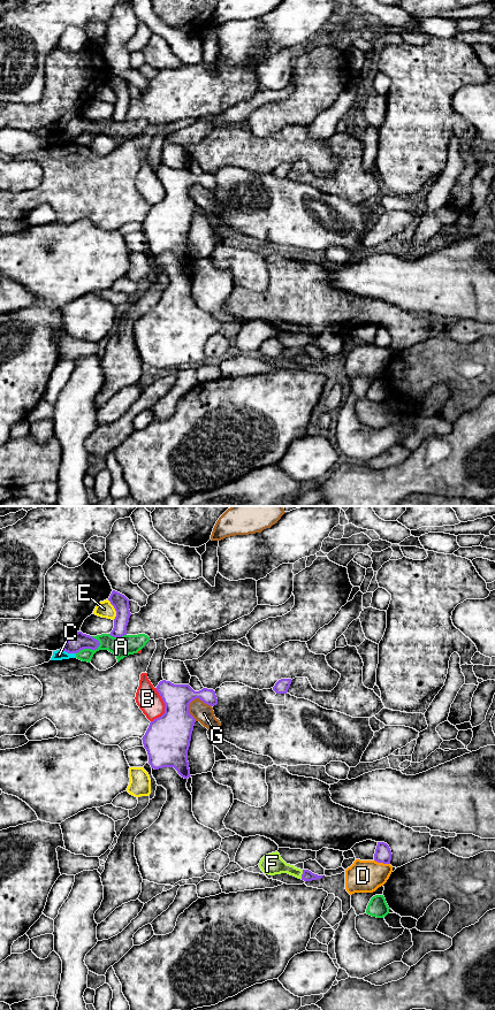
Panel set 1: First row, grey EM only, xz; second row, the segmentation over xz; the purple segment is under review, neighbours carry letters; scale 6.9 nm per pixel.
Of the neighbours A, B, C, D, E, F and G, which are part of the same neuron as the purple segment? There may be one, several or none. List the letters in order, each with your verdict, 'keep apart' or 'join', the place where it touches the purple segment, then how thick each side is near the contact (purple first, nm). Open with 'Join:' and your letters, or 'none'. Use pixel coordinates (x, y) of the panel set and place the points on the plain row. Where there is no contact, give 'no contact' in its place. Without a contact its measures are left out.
Join: F
A: keep apart; contact xz (88, 132); calibres 130 and 140 nm
B: keep apart; contact xz (165, 191); calibres 320 and 170 nm
C: keep apart; contact xz (68, 137); calibres 130 and 80 nm
D: keep apart; contact xz (382, 346); calibres 110 and 220 nm
E: keep apart; contact xz (115, 94); calibres 110 and 110 nm
F: join; contact xz (302, 359); calibres 80 and 150 nm
G: keep apart; contact xz (196, 182); calibres 240 and 140 nm

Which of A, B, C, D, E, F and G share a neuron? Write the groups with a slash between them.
A / B / C / D / E / F / G

